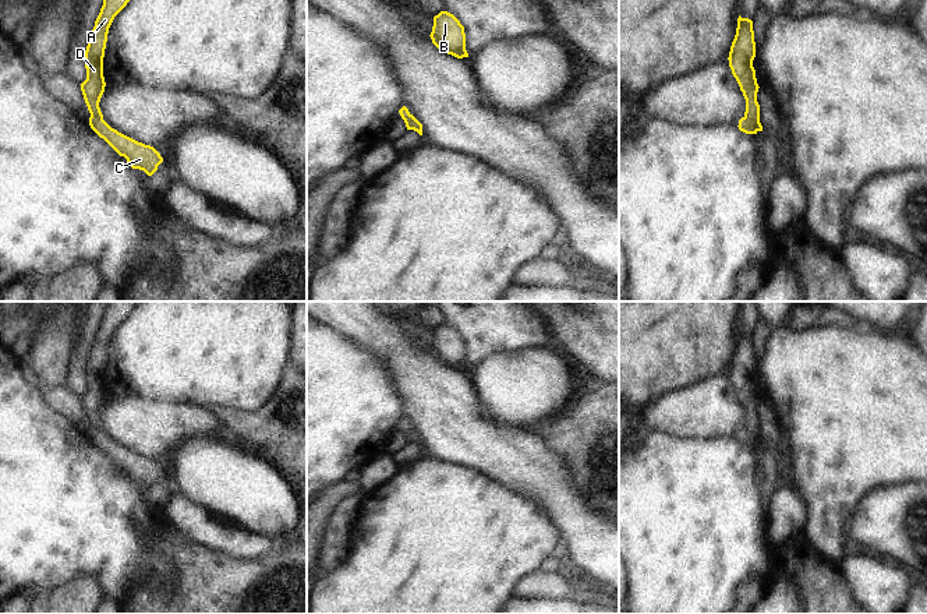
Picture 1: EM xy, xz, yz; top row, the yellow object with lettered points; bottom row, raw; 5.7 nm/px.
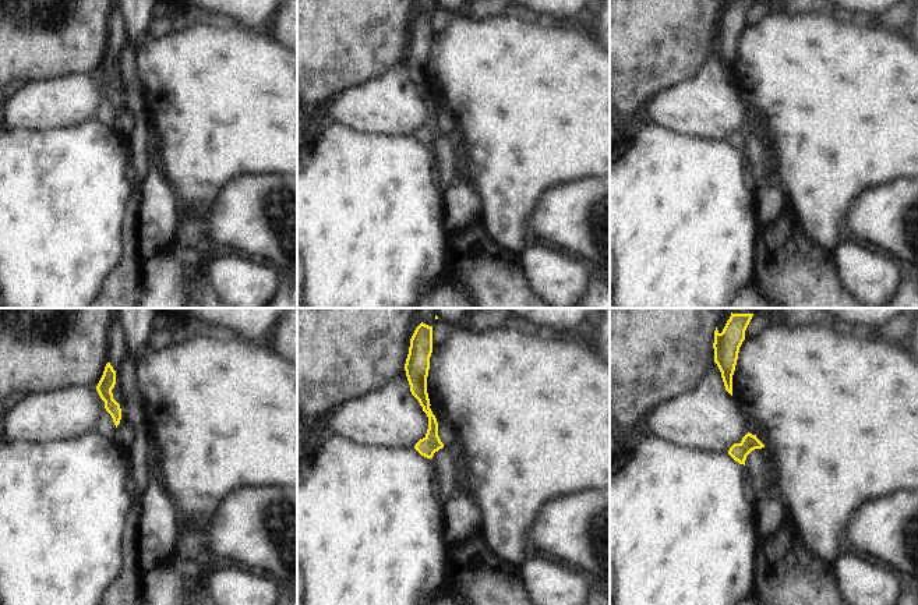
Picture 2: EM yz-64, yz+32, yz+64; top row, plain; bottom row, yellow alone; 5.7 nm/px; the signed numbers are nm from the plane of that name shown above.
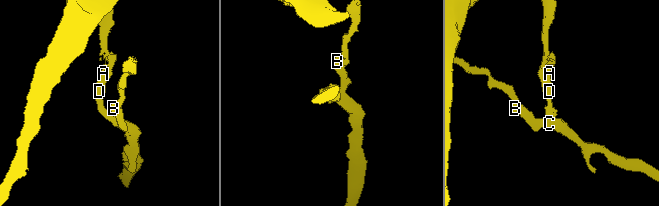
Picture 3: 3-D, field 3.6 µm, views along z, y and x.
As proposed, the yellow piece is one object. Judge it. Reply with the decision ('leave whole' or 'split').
split

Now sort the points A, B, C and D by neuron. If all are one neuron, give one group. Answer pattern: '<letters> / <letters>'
A D / B C

